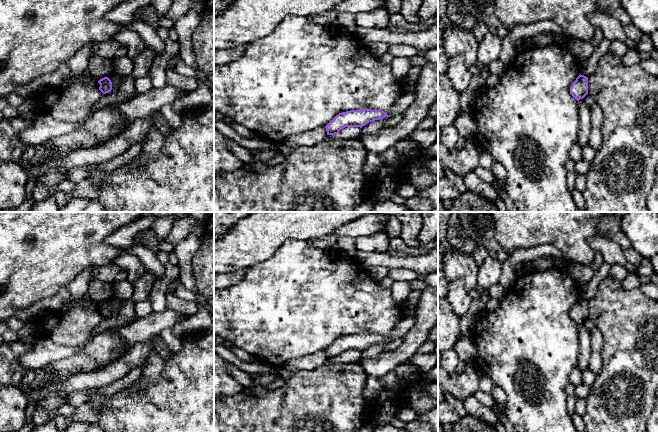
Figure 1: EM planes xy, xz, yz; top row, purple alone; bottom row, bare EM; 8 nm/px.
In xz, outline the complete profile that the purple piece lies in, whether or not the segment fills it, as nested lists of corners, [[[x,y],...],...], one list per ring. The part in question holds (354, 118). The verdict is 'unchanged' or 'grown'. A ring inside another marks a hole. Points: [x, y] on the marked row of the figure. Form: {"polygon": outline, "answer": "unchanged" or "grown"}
{"polygon": [[[359,109],[339,113],[326,126],[327,135],[338,134],[345,127],[362,128],[369,122],[383,119],[387,112],[381,110]]], "answer": "unchanged"}

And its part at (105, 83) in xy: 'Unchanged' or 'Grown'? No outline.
Unchanged

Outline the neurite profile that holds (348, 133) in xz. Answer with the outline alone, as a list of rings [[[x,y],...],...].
[[[345,127],[335,135],[327,135],[324,141],[329,141],[333,139],[343,139],[343,140],[354,140],[362,134],[362,129],[360,127]]]

